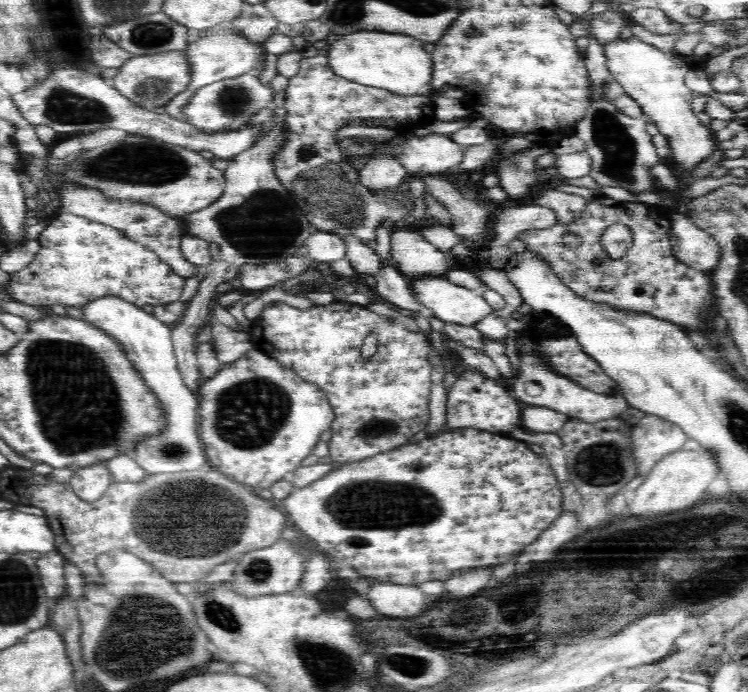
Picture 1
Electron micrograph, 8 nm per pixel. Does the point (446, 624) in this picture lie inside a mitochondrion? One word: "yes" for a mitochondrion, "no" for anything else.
no

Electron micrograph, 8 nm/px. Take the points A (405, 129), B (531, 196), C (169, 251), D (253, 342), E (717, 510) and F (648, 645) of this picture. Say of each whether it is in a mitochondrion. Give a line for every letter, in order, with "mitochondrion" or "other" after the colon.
A: other
B: other
C: other
D: other
E: mitochondrion
F: other

